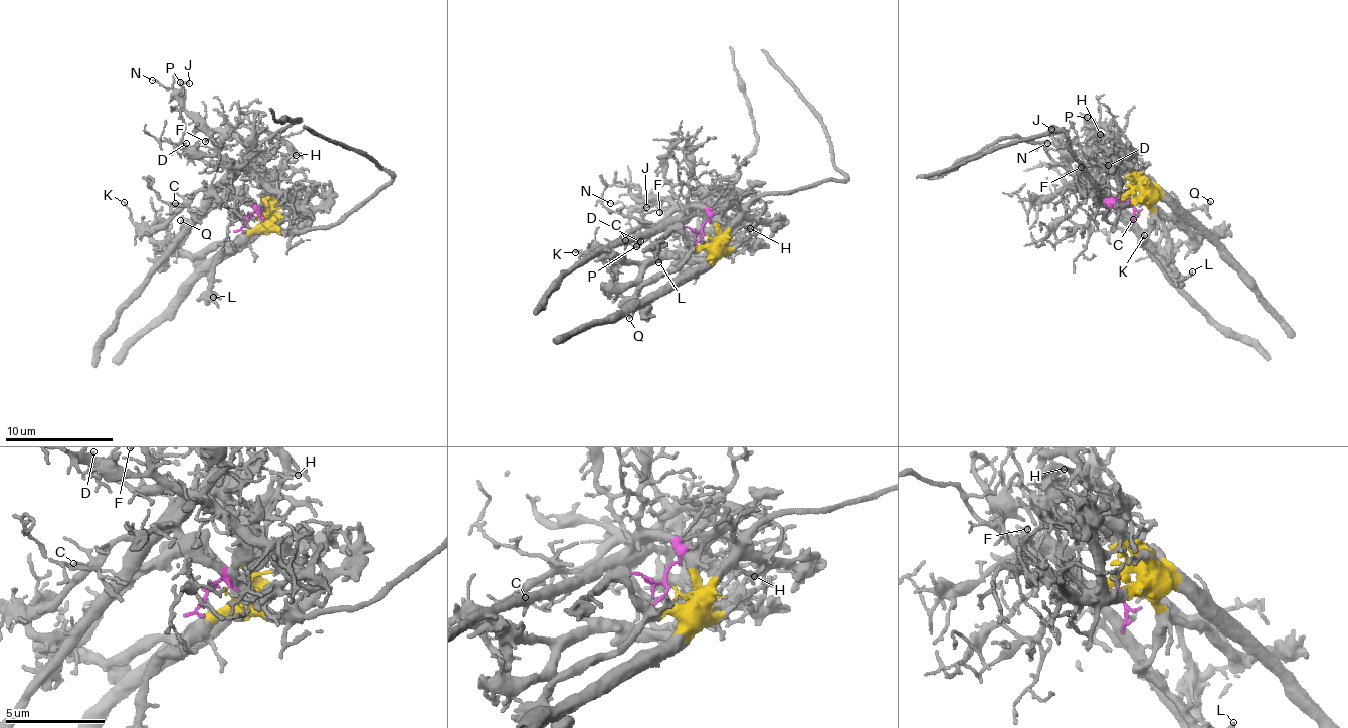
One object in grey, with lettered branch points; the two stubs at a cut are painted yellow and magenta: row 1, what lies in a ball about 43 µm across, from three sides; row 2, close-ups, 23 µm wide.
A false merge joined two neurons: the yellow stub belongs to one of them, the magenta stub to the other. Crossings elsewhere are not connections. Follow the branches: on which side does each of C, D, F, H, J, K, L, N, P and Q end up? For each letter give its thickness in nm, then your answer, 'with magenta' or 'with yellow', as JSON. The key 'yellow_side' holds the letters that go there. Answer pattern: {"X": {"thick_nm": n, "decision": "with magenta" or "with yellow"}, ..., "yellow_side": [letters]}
{"C": {"thick_nm": 110, "decision": "with magenta"}, "D": {"thick_nm": 100, "decision": "with magenta"}, "F": {"thick_nm": 130, "decision": "with magenta"}, "H": {"thick_nm": 100, "decision": "with yellow"}, "J": {"thick_nm": 140, "decision": "with magenta"}, "K": {"thick_nm": 110, "decision": "with magenta"}, "L": {"thick_nm": 220, "decision": "with yellow"}, "N": {"thick_nm": 130, "decision": "with magenta"}, "P": {"thick_nm": 130, "decision": "with magenta"}, "Q": {"thick_nm": 140, "decision": "with yellow"}, "yellow_side": ["H", "L", "Q"]}

